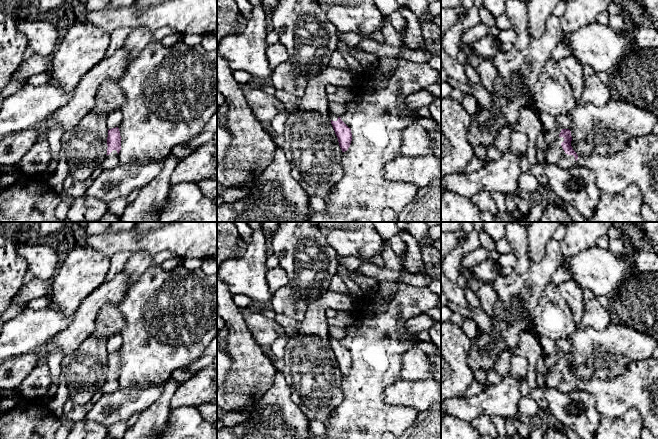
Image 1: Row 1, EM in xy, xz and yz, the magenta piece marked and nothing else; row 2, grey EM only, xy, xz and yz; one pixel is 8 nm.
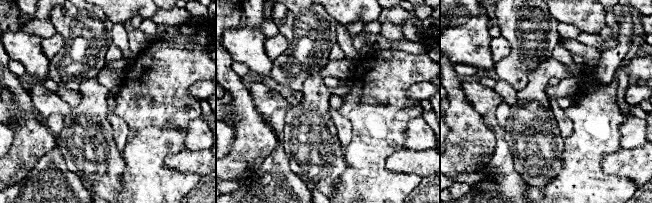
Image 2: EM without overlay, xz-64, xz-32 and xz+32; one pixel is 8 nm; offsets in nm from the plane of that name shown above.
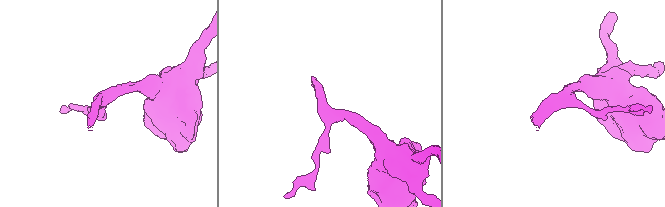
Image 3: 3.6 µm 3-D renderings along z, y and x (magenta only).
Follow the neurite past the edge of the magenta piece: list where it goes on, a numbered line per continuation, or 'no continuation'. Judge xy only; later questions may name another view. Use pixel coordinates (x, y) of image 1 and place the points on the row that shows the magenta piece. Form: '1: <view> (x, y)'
1: xy (111, 160)

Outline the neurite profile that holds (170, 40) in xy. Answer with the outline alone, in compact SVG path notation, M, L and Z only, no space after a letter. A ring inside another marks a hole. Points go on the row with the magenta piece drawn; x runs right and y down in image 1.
M168 35L164 37L160 42L166 47L173 46L177 42L182 41L181 35Z

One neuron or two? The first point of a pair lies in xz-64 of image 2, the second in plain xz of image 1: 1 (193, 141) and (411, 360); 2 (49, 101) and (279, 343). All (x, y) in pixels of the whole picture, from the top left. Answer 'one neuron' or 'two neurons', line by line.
1: one neuron
2: two neurons

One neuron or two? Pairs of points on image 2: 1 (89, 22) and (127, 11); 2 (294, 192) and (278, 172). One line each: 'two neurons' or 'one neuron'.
1: two neurons
2: one neuron

